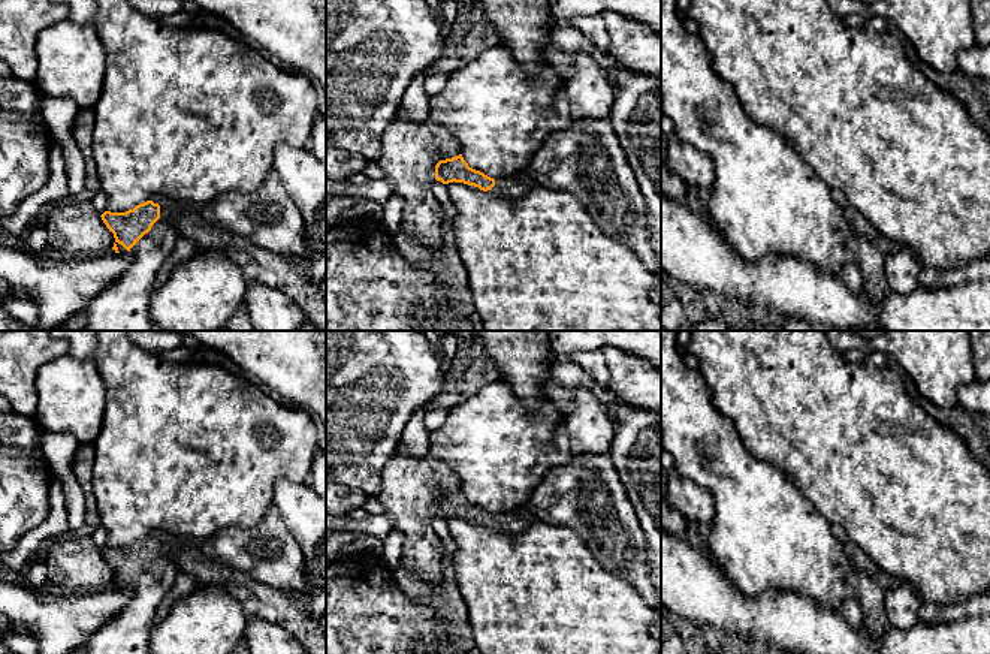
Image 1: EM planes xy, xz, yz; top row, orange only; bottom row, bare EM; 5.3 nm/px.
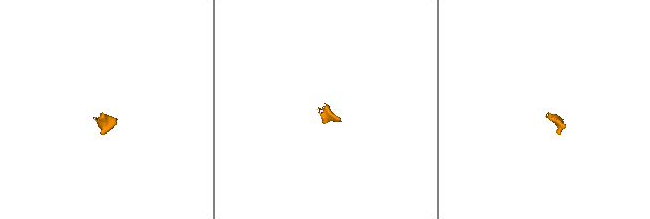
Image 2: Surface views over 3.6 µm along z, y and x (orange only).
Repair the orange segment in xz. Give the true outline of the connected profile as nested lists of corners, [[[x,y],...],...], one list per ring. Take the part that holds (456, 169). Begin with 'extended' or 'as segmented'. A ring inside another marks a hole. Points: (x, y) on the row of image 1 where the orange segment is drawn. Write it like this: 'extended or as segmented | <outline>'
extended | [[[462,154],[440,160],[435,166],[435,180],[443,184],[464,183],[499,198],[520,198],[537,184],[535,178],[525,171],[507,178],[494,180],[470,168]]]

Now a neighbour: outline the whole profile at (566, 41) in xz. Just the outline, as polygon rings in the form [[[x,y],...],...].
[[[555,24],[550,28],[550,42],[544,49],[544,58],[565,82],[570,78],[573,58],[577,52],[589,55],[603,70],[606,79],[615,87],[615,76],[607,63],[607,57],[597,51],[576,27],[570,24]]]

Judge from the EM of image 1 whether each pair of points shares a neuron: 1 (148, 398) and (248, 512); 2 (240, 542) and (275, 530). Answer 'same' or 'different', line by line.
1: same
2: same

